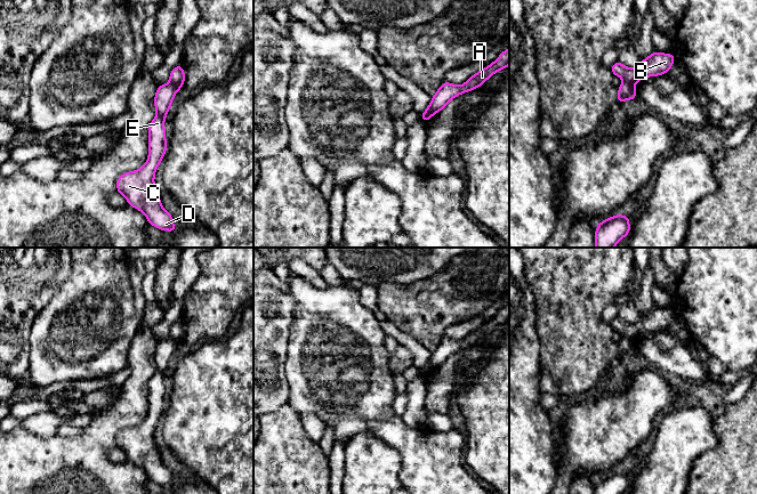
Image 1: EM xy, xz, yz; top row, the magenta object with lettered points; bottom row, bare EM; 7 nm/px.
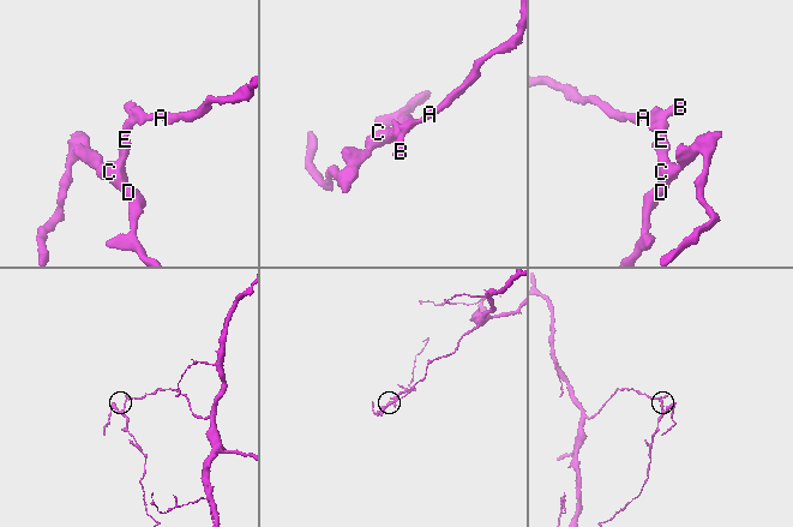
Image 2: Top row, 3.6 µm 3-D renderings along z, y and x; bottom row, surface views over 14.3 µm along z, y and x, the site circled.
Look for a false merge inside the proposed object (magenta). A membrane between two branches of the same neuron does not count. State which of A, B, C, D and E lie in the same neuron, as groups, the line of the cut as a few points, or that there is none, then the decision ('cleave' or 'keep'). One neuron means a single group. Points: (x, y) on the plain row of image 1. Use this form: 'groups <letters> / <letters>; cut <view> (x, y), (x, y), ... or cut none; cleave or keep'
groups A B / C D E; cut yz (623, 337), (633, 341); cleave

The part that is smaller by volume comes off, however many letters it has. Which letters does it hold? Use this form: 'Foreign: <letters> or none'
Foreign: C, D, E

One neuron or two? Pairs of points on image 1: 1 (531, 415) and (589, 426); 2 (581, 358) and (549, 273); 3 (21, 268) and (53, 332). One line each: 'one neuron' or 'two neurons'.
1: two neurons
2: one neuron
3: two neurons

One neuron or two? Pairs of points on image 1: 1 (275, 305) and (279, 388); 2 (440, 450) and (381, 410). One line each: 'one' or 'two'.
1: one
2: one

